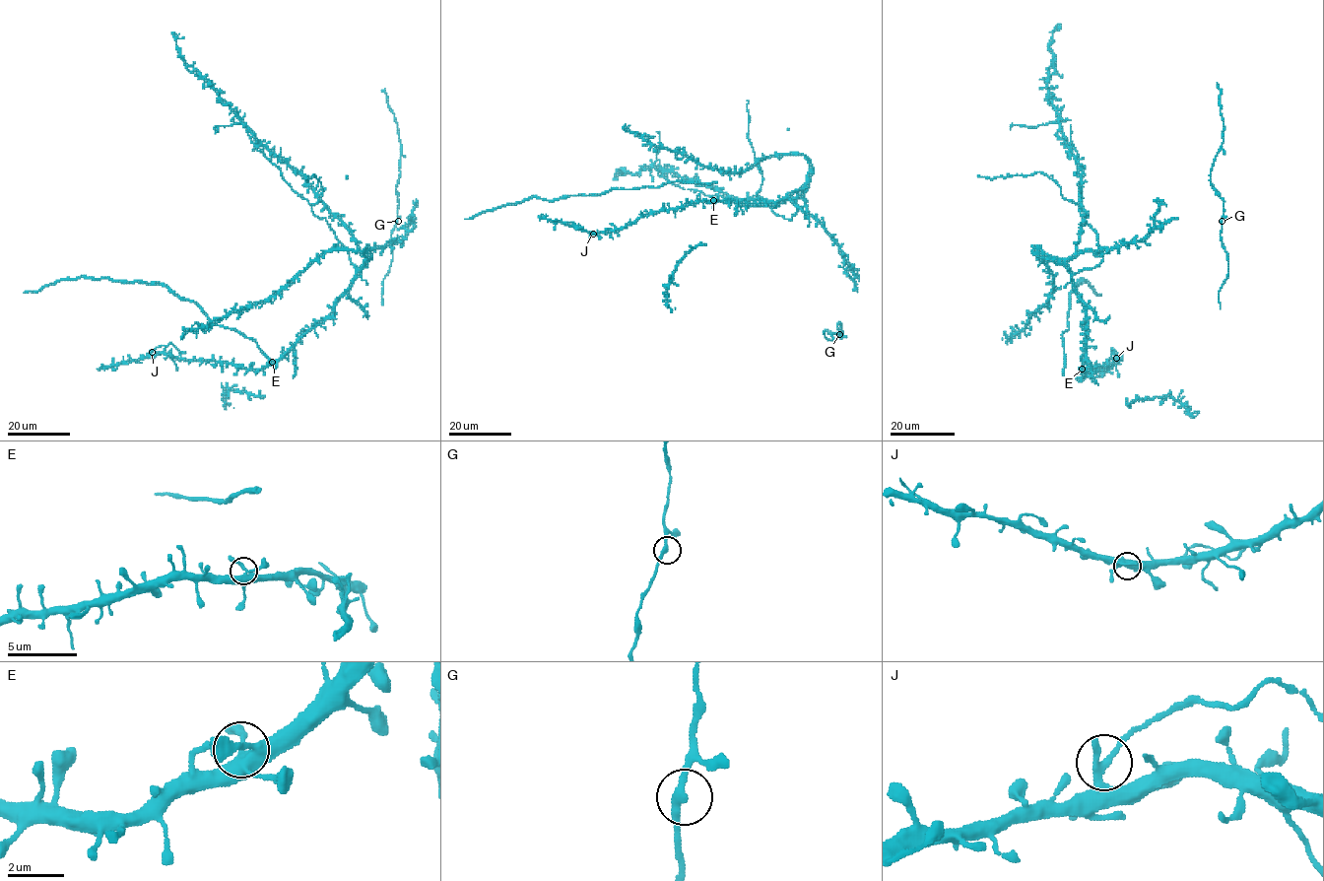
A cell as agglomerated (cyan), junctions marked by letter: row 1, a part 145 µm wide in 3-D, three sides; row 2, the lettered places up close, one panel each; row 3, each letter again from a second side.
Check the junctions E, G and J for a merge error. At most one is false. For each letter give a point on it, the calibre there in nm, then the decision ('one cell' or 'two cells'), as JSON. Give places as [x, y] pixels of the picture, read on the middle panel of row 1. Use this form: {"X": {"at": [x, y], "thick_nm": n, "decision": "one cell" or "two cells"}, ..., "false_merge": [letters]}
{"E": {"at": [713, 200], "thick_nm": 320, "decision": "one cell"}, "G": {"at": [839, 334], "thick_nm": 240, "decision": "one cell"}, "J": {"at": [593, 234], "thick_nm": 260, "decision": "two cells"}, "false_merge": ["J"]}

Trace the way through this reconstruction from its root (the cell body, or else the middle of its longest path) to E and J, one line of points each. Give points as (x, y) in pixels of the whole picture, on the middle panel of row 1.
E: (775, 203), (737, 204), (713, 200)
J: (775, 203), (695, 201), (647, 212), (620, 228), (593, 234)

